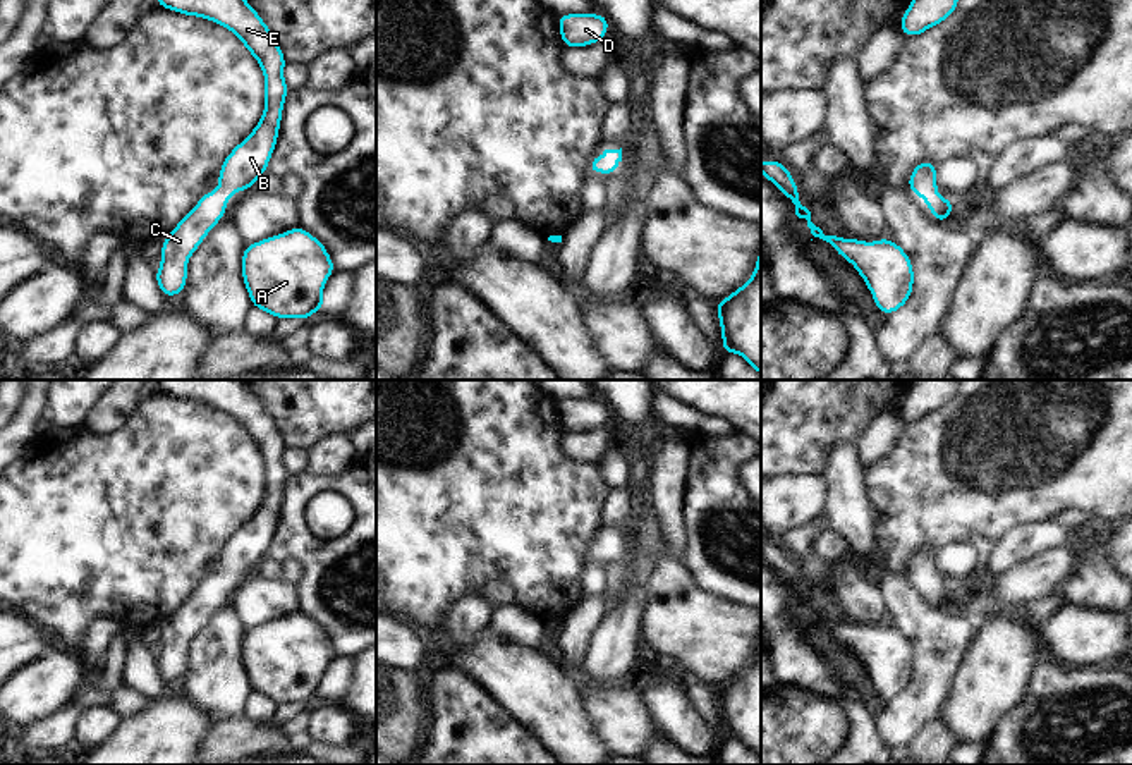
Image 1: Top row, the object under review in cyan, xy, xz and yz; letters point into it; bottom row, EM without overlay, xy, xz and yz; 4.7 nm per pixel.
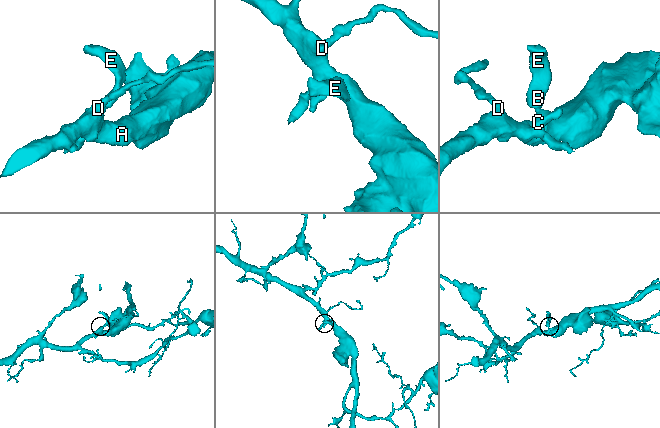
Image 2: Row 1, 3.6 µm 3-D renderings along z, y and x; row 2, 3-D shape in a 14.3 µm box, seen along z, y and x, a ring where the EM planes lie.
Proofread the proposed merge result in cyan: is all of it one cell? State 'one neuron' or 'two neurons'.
one neuron

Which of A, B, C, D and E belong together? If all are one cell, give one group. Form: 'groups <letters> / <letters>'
groups A B C D E

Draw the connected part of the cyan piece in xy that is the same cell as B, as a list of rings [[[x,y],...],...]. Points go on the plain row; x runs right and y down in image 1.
[[[156,380],[155,383],[161,394],[208,404],[232,416],[258,445],[265,461],[261,505],[220,550],[218,574],[204,578],[170,621],[161,626],[161,648],[155,664],[161,679],[172,682],[184,679],[187,646],[225,600],[228,583],[254,572],[254,567],[268,555],[268,547],[278,526],[289,471],[283,466],[287,445],[280,430],[242,380]]]

